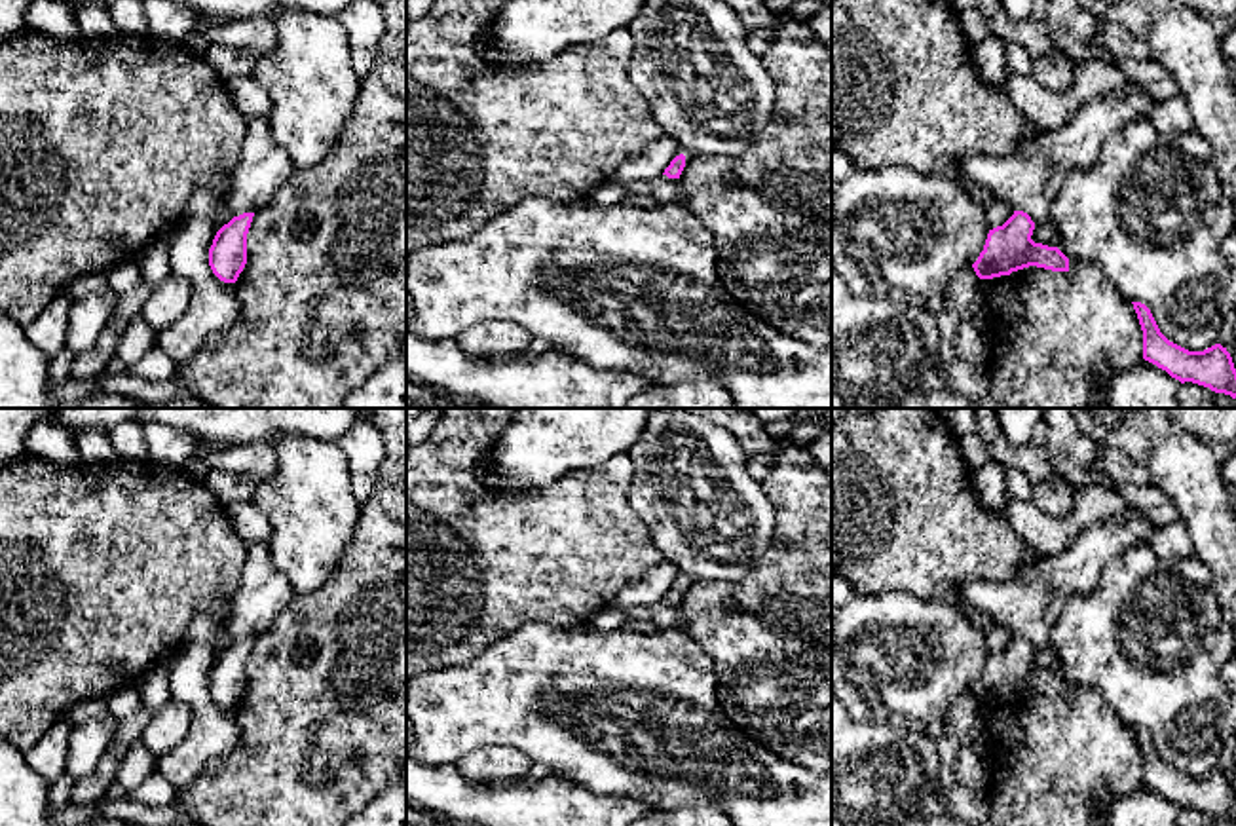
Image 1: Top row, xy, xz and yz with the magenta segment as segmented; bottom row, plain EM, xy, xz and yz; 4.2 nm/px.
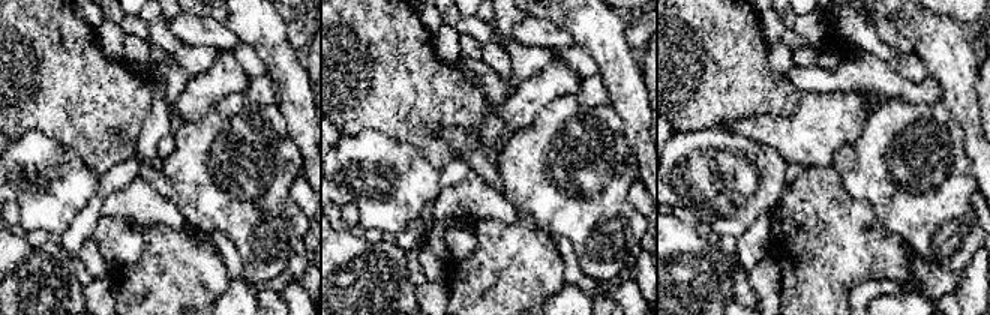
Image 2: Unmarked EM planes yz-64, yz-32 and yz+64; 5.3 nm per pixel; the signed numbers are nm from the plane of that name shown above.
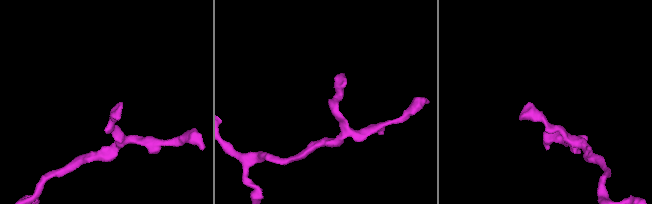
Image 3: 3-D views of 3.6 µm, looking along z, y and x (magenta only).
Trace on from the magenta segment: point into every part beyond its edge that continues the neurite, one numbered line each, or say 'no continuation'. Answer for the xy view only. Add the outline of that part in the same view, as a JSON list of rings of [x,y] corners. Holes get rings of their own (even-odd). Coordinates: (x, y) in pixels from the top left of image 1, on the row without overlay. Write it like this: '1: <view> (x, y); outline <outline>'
no continuation

